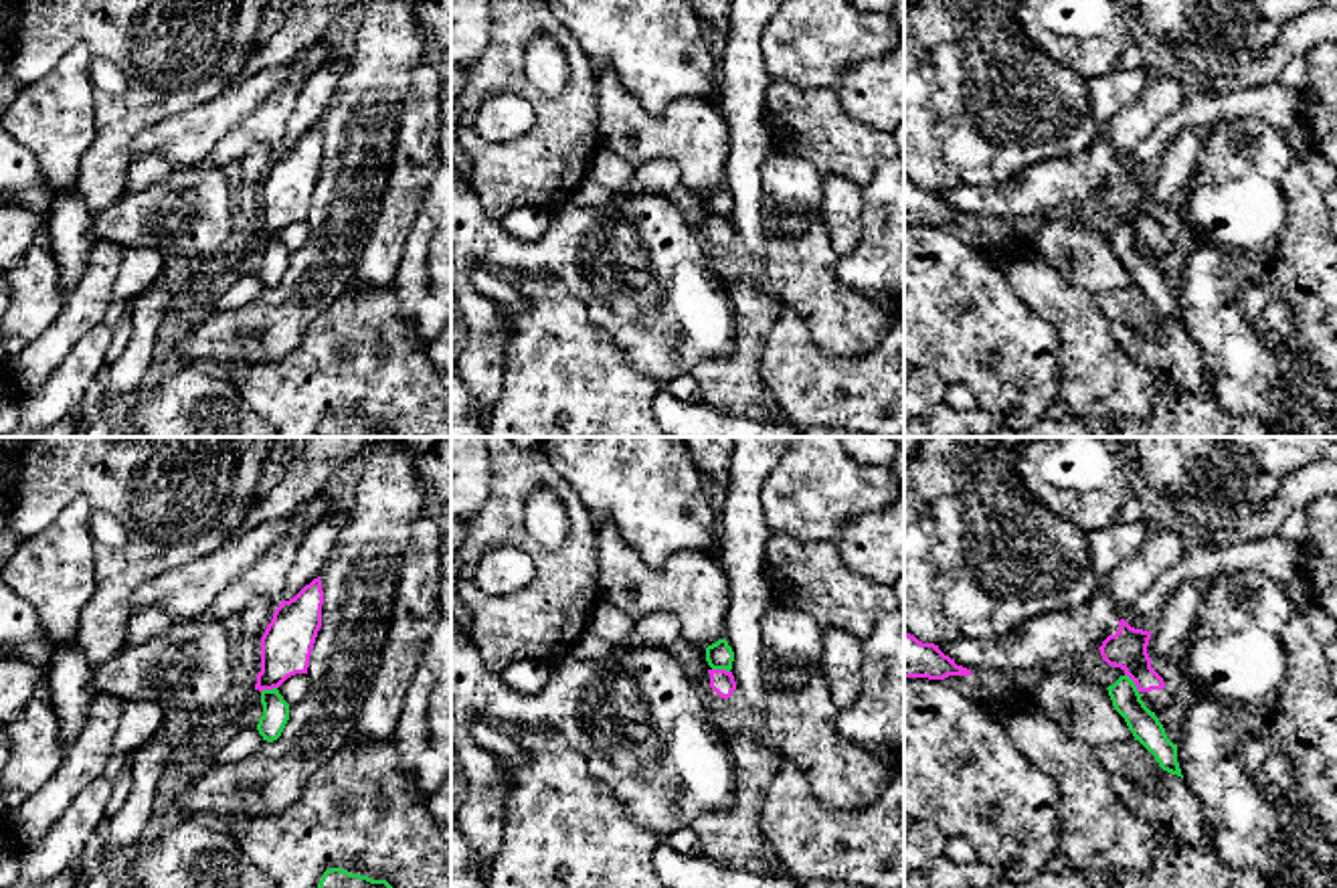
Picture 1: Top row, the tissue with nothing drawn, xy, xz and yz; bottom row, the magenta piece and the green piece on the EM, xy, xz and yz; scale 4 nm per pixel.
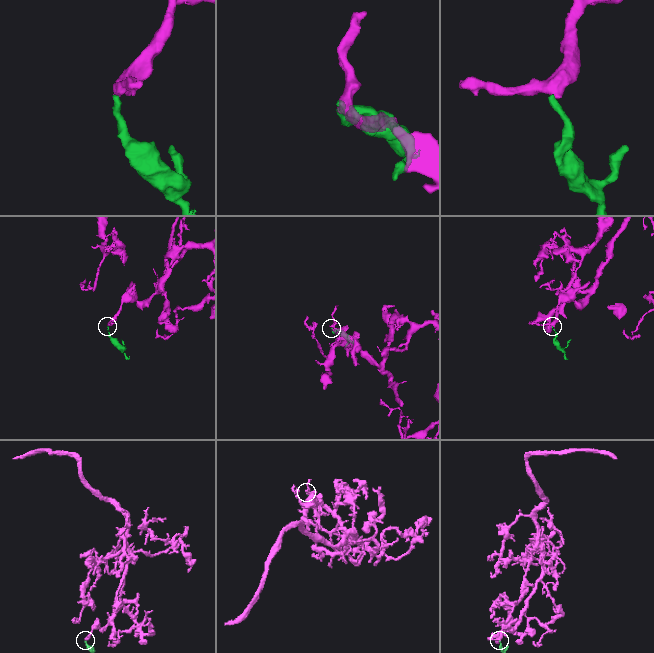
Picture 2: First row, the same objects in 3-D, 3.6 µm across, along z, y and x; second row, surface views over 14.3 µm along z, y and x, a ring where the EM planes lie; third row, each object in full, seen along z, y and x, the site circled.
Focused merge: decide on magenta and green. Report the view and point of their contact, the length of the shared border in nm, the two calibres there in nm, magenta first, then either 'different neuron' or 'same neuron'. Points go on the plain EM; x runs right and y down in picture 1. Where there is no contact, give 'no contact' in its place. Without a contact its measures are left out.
contact yz (1133, 227); length 90 nm; calibres 160 and 120 nm; different neuron

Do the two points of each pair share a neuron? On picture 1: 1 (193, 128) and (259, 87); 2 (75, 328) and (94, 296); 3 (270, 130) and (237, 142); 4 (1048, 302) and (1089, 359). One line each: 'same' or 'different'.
1: same
2: same
3: same
4: same

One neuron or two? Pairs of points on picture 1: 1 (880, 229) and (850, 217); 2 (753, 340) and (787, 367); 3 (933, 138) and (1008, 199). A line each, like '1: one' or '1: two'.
1: two
2: two
3: two

